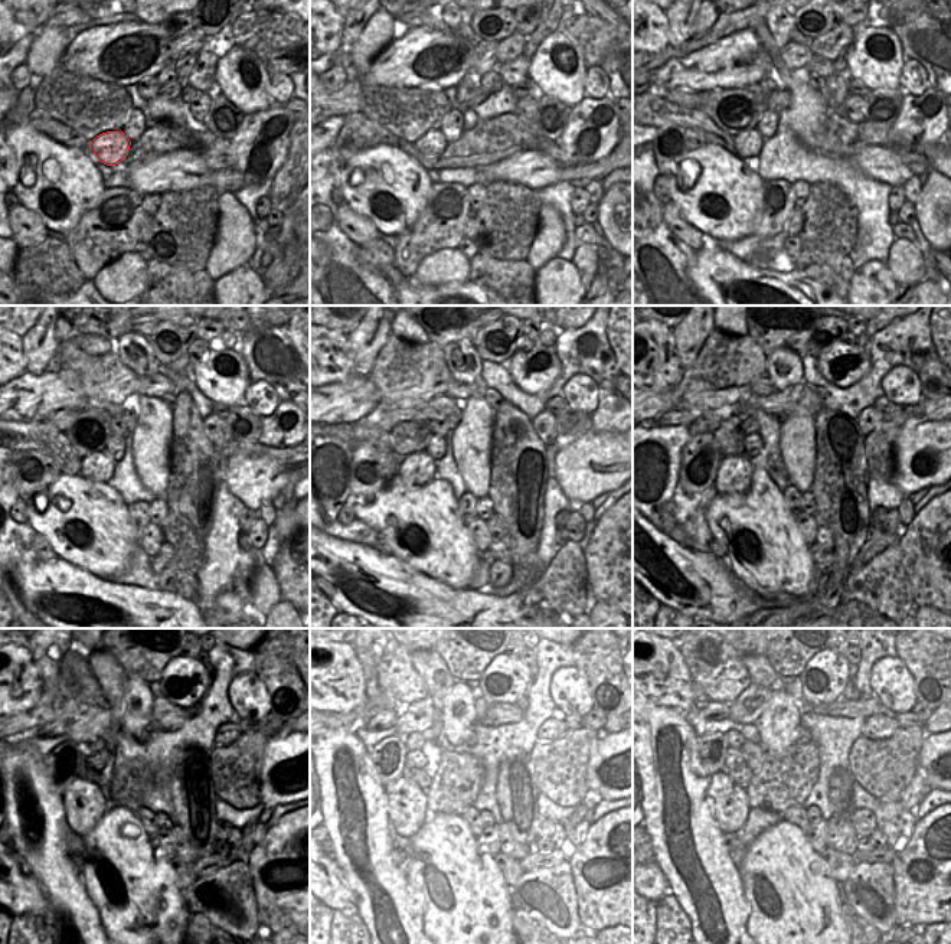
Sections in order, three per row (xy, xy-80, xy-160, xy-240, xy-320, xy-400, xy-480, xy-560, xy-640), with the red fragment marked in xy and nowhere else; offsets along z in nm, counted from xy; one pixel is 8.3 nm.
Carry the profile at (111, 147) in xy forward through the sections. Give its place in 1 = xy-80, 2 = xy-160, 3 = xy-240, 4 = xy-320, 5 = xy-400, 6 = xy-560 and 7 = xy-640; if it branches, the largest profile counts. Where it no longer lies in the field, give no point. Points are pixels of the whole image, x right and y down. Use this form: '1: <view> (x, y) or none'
1: xy-80 (432, 143)
2: xy-160 (748, 144)
3: xy-240 (98, 467)
4: xy-320 (417, 470)
5: xy-400 (734, 474)
6: xy-560 (407, 803)
7: xy-640 (729, 803)

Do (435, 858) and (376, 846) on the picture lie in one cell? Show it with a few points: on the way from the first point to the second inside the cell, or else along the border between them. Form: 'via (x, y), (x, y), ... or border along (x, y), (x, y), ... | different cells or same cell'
border along (407, 856), (407, 878), (418, 888) | different cells

